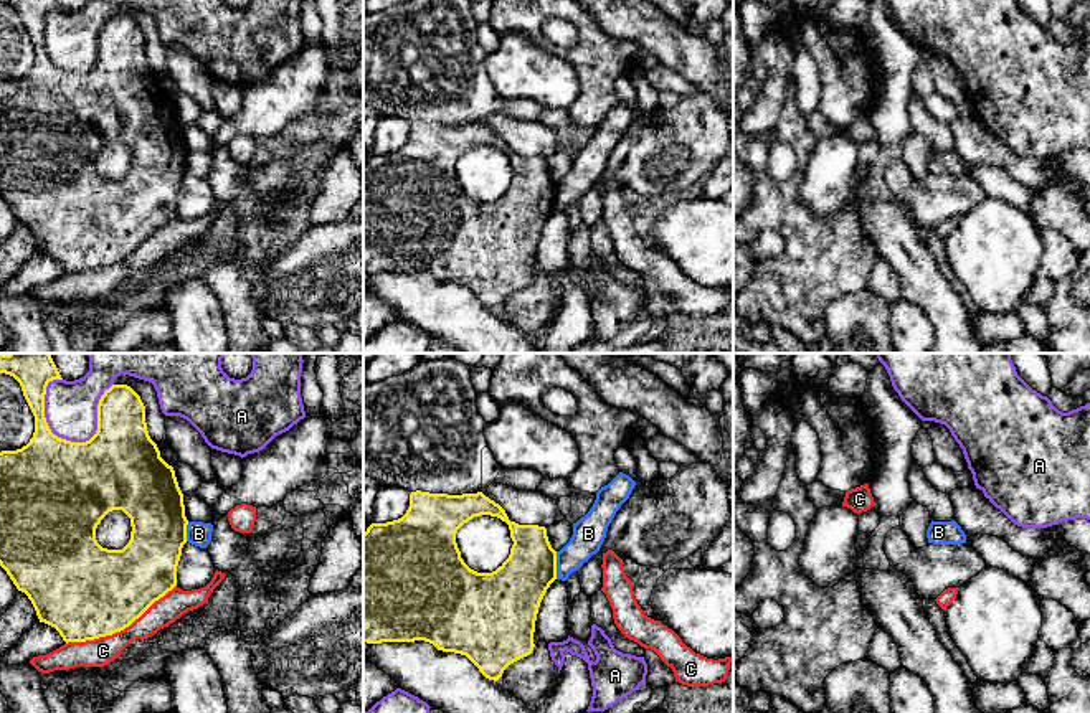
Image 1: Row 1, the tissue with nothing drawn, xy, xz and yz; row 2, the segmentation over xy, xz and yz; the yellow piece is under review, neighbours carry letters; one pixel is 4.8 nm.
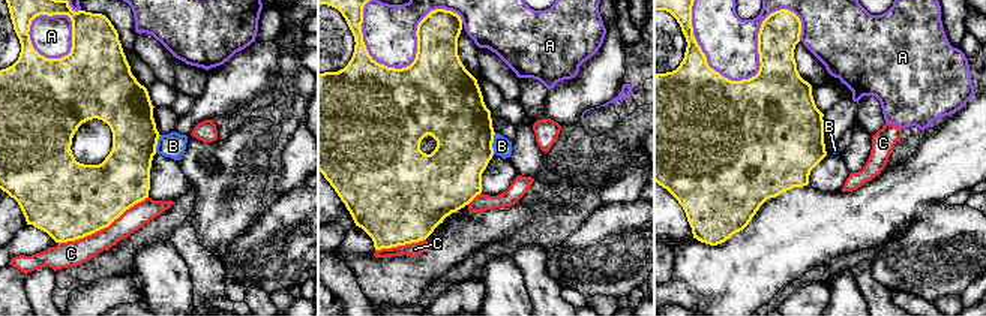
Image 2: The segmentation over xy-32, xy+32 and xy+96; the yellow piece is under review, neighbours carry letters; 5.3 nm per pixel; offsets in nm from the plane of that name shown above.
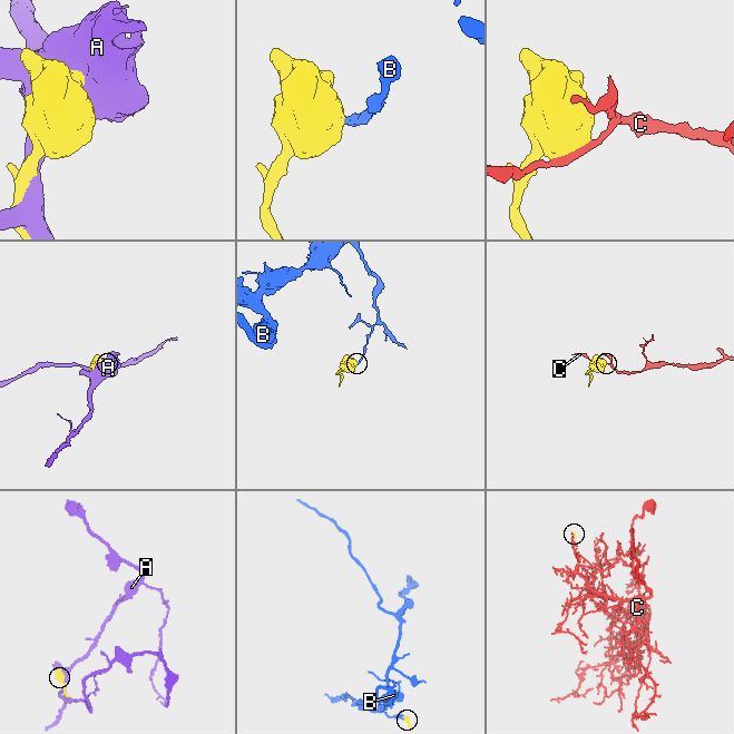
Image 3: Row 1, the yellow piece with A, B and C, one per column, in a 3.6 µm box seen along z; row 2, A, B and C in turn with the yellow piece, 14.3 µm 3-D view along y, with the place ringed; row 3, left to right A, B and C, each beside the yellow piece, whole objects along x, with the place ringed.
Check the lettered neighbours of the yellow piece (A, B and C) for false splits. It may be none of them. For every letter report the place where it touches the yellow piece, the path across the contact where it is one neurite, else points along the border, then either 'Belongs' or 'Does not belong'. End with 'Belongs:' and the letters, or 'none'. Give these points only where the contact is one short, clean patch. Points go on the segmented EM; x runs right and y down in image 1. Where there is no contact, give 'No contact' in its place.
A: Touches yellow at xy (96, 431). Does not belong
B: Touches yellow at xz (555, 565). Boundary: xz (555, 552), (557, 578). Does not belong
C: Touches yellow at xy (121, 629). Does not belong
Belongs: none

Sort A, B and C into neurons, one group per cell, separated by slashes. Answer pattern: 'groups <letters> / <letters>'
groups A / B / C

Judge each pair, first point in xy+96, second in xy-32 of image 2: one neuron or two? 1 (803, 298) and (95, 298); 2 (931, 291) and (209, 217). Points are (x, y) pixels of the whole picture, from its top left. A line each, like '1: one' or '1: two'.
1: one
2: two

